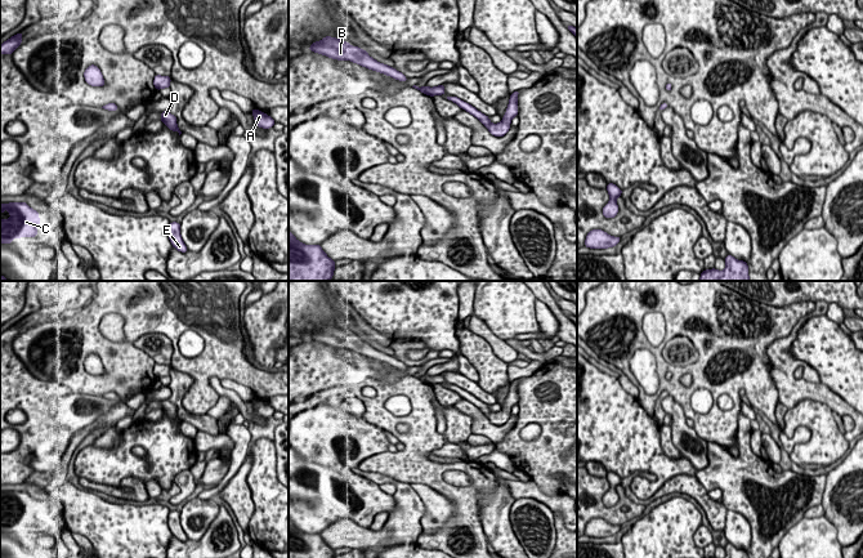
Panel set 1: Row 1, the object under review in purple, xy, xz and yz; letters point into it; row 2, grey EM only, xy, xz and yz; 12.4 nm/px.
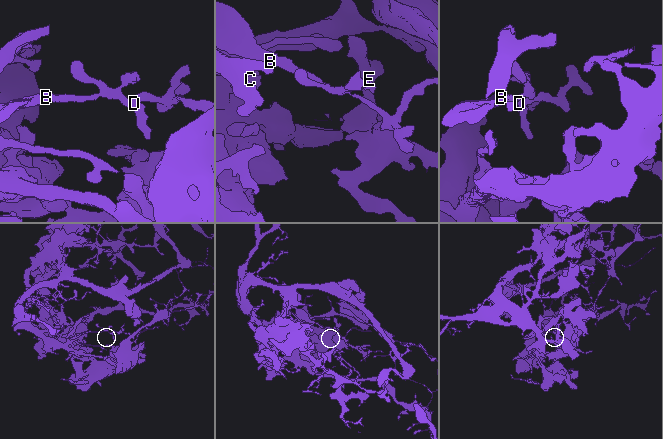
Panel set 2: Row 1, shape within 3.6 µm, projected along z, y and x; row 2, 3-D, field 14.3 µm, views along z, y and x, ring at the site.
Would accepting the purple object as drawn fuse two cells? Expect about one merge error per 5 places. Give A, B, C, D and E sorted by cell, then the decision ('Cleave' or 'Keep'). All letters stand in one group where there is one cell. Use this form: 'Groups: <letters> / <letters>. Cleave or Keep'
Groups: A B C D E. Keep

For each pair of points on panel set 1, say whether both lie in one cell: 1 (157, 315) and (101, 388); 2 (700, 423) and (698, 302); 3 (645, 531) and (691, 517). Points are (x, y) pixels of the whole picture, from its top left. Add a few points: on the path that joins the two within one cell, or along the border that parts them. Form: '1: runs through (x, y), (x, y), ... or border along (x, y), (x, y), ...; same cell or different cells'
1: runs through (138, 329), (130, 336), (120, 369); same cell
2: runs through (687, 393), (702, 376), (715, 331); same cell
3: runs through (657, 531), (666, 531), (679, 519); same cell

